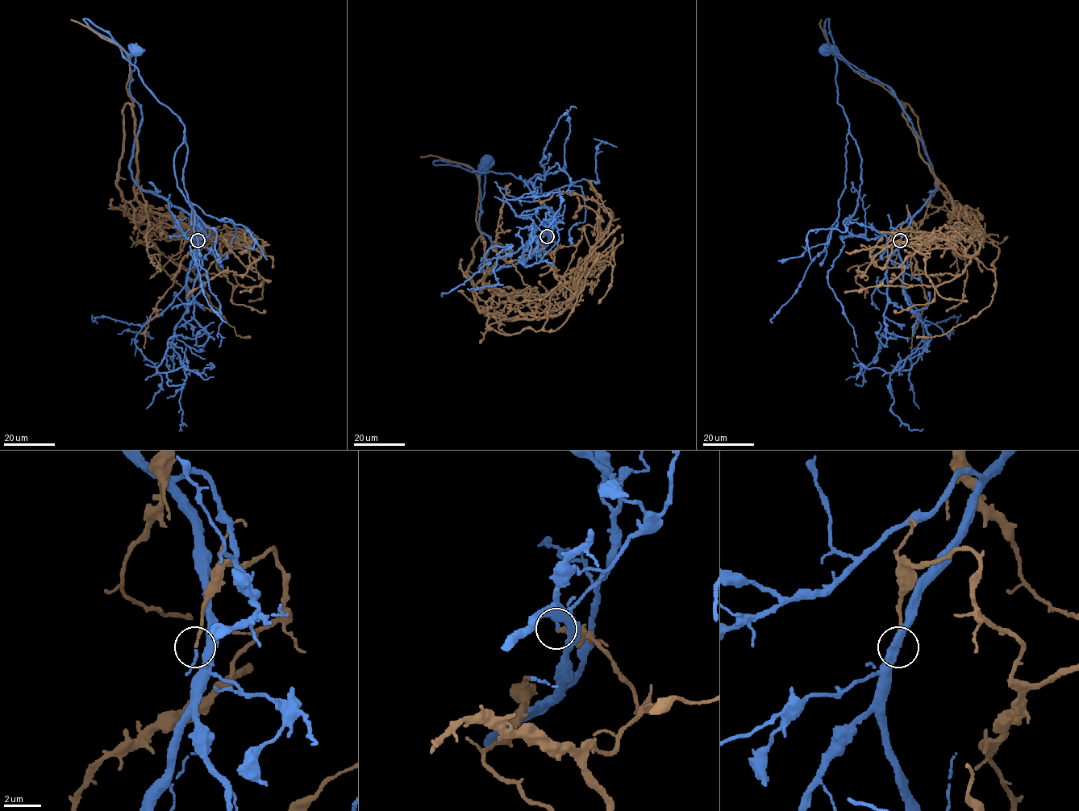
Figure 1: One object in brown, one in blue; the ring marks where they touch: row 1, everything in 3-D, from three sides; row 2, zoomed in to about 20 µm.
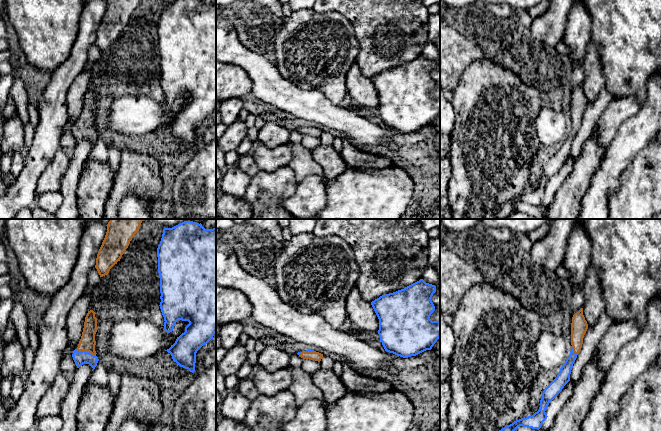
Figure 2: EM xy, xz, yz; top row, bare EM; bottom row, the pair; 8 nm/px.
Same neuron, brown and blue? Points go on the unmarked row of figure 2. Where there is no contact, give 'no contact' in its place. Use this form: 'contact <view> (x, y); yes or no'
contact xy (86, 127); no

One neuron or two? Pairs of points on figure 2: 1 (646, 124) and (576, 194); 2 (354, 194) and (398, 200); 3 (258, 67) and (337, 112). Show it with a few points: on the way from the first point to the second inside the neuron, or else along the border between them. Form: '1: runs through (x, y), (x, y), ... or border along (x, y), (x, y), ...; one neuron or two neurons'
1: border along (601, 159), (581, 202); two neurons
2: runs through (365, 197), (387, 198); one neuron
3: runs through (278, 87), (290, 99), (317, 108); one neuron

